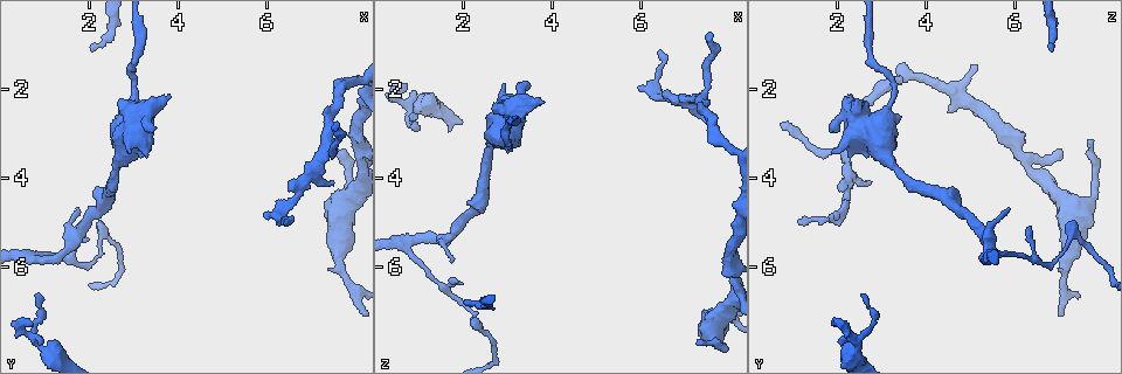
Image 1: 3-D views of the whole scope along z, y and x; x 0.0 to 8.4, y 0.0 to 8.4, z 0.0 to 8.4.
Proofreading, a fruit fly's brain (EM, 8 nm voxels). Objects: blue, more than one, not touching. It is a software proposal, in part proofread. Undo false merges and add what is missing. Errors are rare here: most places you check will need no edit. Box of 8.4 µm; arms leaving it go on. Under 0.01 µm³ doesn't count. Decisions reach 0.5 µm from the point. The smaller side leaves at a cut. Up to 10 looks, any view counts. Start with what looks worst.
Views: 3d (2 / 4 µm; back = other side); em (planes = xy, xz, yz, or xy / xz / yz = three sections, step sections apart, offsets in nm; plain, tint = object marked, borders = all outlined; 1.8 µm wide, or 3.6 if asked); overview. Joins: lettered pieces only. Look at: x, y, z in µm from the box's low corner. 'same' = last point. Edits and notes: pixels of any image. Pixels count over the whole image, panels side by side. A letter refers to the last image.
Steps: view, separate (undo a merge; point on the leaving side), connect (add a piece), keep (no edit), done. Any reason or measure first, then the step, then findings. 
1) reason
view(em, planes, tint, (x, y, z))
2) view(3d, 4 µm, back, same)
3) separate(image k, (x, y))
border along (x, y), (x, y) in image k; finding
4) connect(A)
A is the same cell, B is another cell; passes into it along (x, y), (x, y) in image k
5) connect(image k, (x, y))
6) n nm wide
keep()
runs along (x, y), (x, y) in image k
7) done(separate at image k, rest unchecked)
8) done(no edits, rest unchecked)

free end
view(em, yz, step 8, tint, (7.55, 2.75, 0.75))

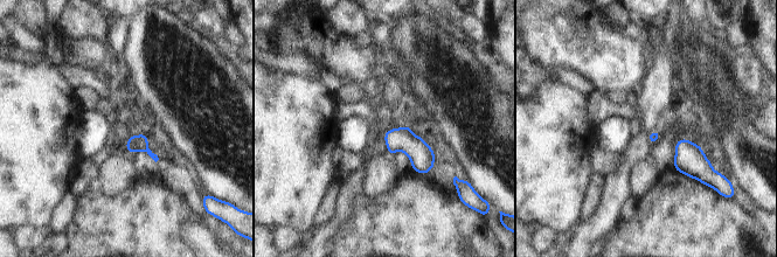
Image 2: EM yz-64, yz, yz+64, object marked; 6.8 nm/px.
view(em, yz, step 8, borders, same)

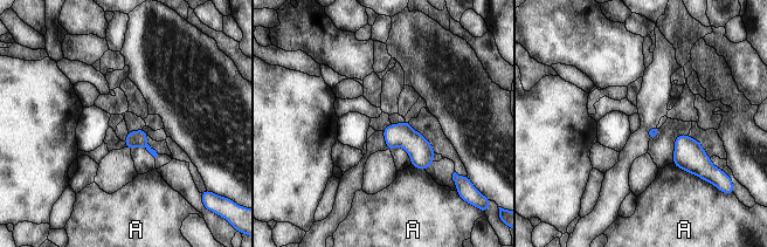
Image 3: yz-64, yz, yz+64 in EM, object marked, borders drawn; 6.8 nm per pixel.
keep()
A is another cell; none of them fits

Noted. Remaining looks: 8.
thin end
view(em, planes, tint, (6.45, 5.00, 1.15))

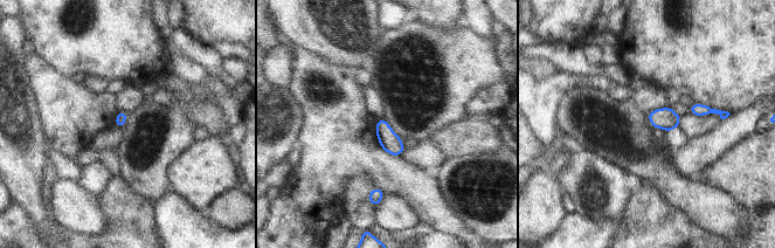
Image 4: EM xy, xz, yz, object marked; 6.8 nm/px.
see the neighbours
view(em, planes, borders, same)

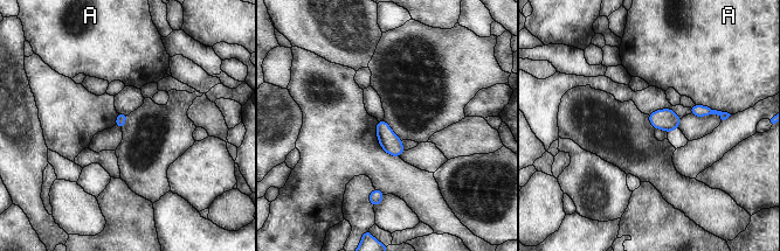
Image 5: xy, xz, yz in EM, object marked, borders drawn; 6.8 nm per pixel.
A touches over 260 nm
keep()
A is another cell; no lettered piece goes on from it

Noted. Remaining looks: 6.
free end
view(em, xy, step 8, tint, (7.25, 3.10, 7.65))

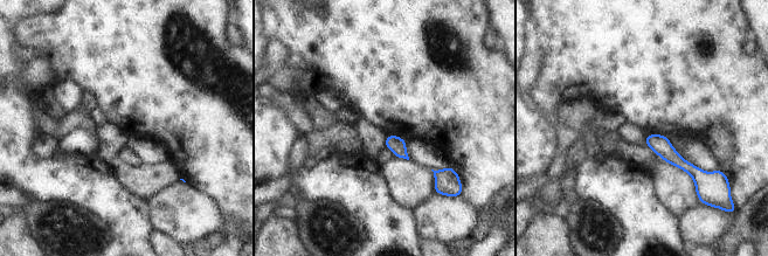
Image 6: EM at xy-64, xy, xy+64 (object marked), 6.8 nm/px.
view(em, planes, borders, same)

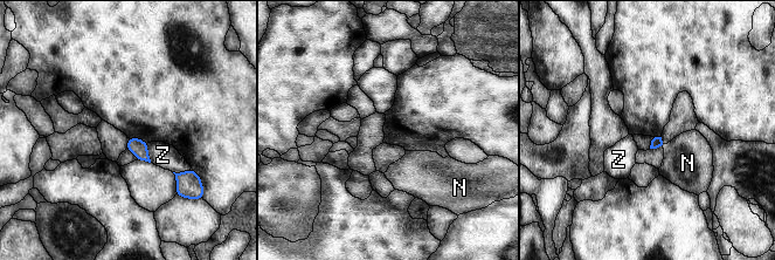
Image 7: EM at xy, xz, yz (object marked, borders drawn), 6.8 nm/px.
keep()
N and Z are other cells; no lettered piece goes on from it

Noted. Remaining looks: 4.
an open end
view(3d, 2 µm, back, (7.45, 4.05, 2.80))

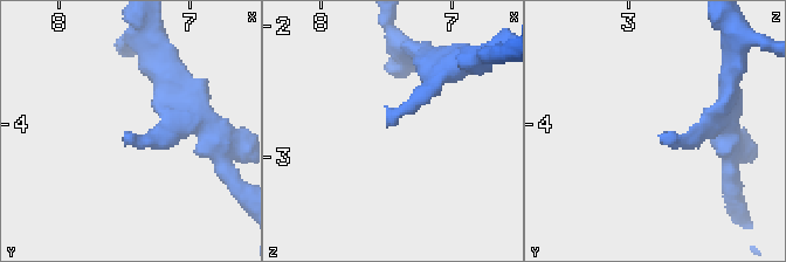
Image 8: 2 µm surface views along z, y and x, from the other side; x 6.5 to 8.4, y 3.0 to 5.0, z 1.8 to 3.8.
now the EM
view(em, planes, borders, (7.52, 4.12, 2.76))

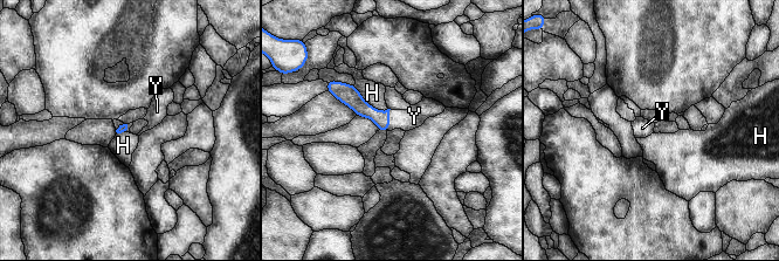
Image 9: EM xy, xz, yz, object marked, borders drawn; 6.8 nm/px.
connect(image 9, (414, 116))
Y is the same cell, H is another cell; it goes on there

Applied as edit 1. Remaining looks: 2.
done(connect at image 9, rest unchecked)

